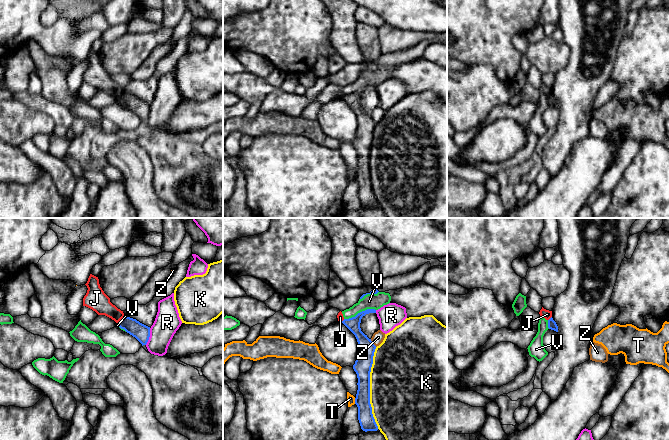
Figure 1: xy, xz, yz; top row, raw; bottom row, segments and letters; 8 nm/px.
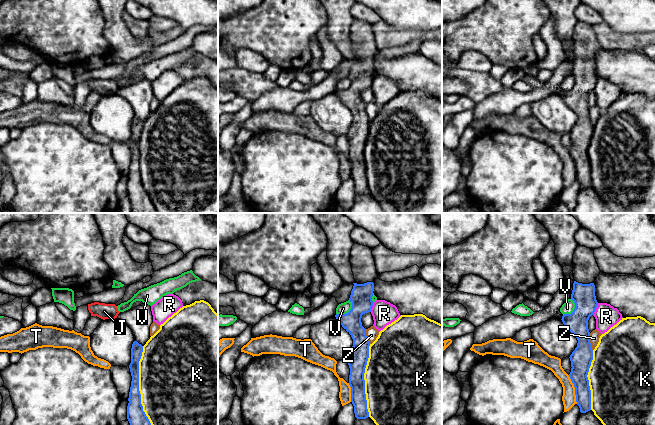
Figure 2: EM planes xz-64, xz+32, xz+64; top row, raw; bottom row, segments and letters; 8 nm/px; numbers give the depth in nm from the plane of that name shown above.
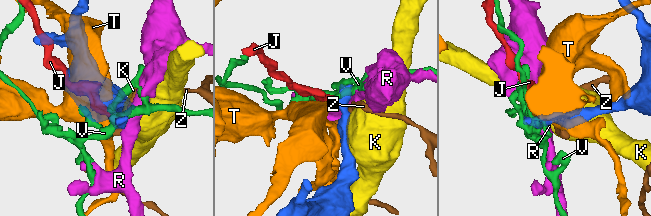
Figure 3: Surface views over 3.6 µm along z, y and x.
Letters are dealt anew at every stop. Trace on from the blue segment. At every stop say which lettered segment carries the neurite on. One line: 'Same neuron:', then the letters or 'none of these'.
Same neuron: none of these

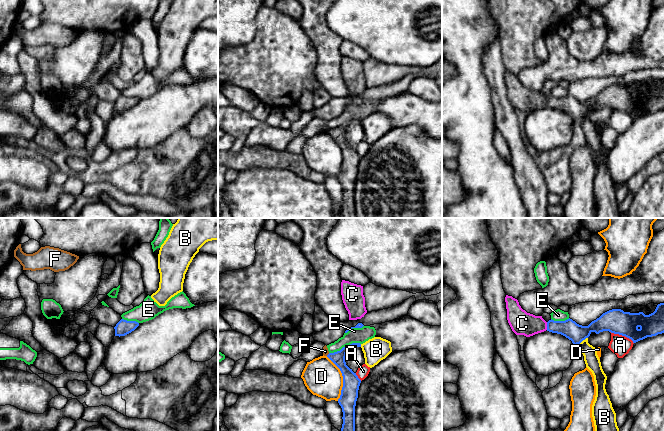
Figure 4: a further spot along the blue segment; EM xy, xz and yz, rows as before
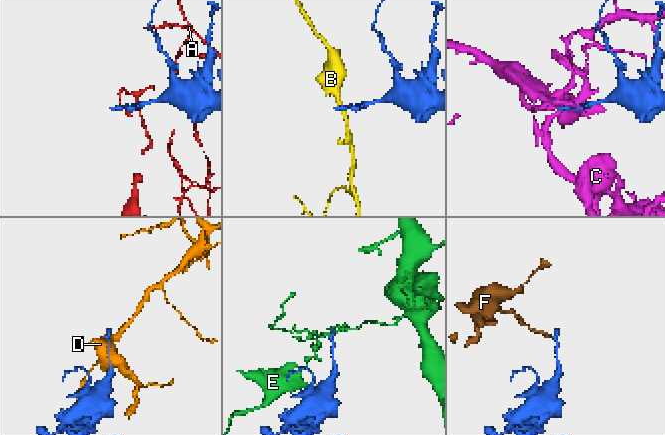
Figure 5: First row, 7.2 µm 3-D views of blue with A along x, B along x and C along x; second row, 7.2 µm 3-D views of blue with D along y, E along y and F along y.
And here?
Same neuron: C

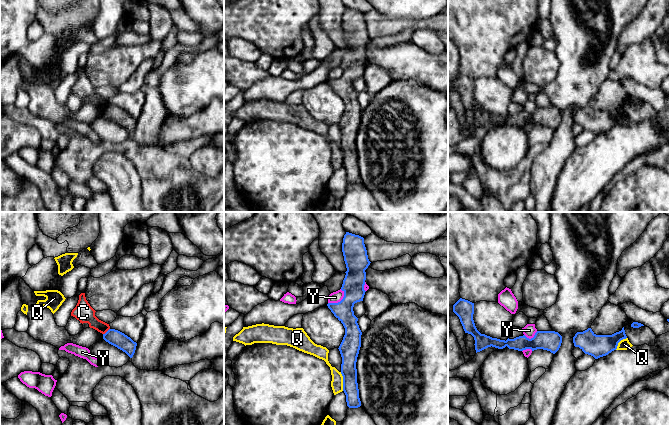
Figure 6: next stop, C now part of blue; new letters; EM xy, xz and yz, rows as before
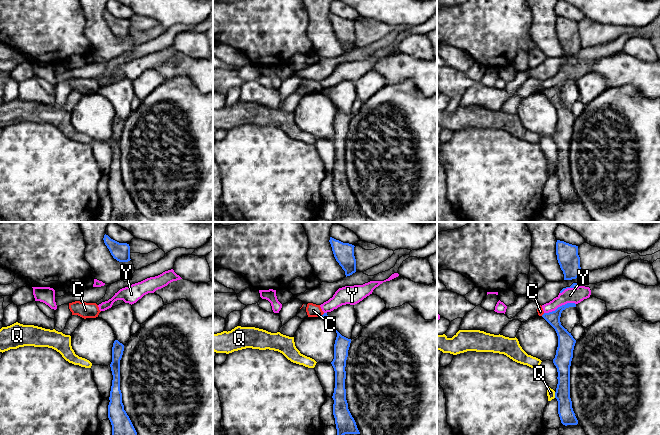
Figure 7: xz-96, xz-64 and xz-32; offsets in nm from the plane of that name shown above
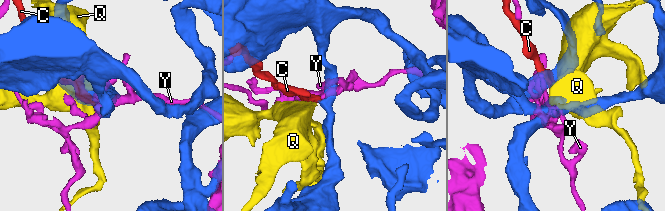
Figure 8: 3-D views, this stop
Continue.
Same neuron: none of these

